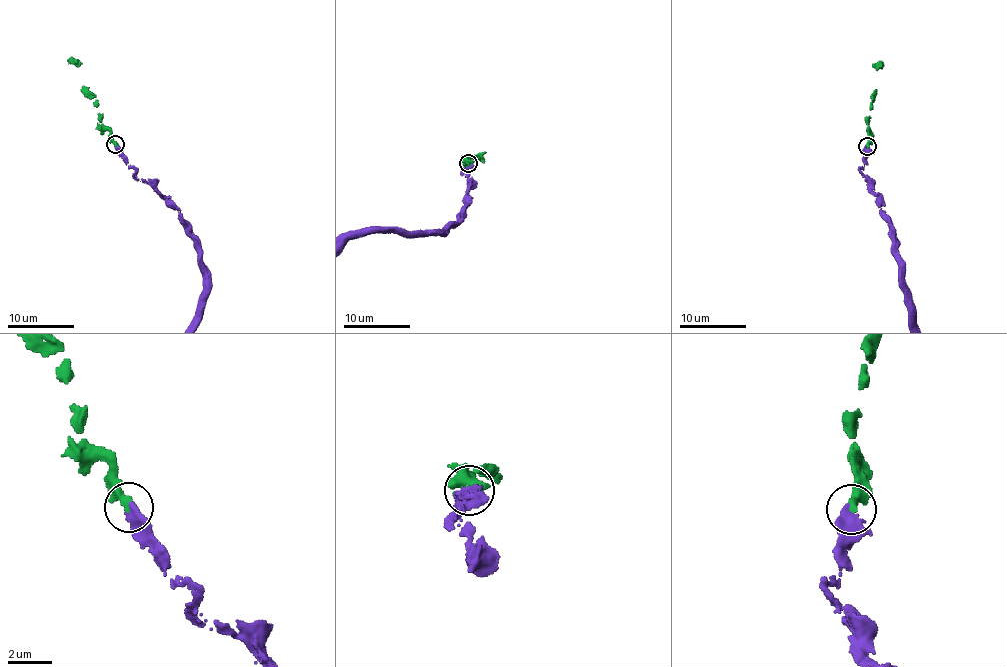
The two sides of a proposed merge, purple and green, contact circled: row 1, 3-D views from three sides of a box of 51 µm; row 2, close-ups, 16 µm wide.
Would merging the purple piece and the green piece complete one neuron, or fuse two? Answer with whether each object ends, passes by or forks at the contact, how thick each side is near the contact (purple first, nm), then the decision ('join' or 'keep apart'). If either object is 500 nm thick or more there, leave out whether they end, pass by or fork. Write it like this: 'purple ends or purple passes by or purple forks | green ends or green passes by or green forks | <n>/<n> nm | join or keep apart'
550/400 nm | join

